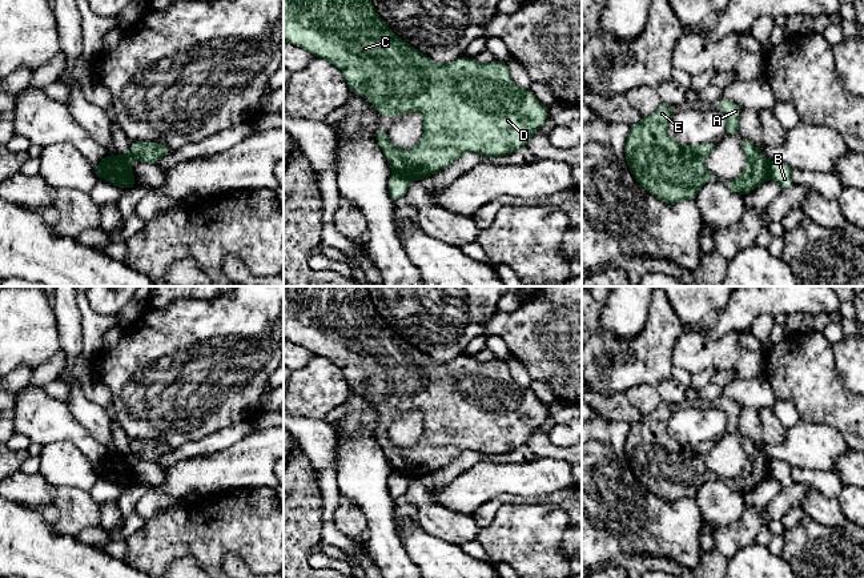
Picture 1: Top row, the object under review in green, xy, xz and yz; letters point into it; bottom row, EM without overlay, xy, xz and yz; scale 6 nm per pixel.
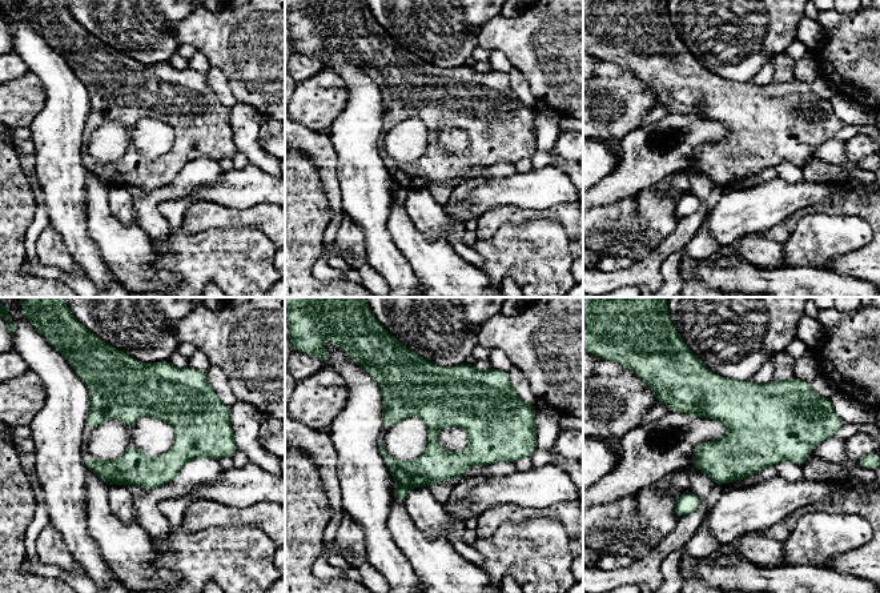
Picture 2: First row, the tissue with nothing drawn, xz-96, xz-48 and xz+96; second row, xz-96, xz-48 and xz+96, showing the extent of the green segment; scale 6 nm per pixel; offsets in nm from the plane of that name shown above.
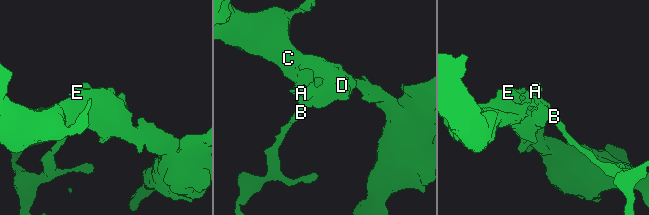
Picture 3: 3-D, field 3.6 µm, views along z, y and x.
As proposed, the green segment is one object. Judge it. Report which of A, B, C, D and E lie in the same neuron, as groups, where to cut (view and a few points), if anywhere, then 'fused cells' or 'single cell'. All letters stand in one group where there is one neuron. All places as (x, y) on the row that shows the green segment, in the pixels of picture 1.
groups A C D E / B; cut xz (394, 172), (409, 181); fused cells

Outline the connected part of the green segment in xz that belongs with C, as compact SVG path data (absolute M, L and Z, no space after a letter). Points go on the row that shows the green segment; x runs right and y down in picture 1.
M284 0L284 41L306 49L343 73L351 92L365 95L379 116L391 115L393 120L417 111L423 119L423 136L410 149L399 149L387 140L387 129L377 132L377 144L385 153L394 173L413 180L425 180L449 166L463 153L483 157L502 157L527 146L533 135L543 125L548 108L542 105L531 91L521 89L509 73L506 61L494 60L479 64L462 56L451 64L439 65L409 43L395 36L377 15L371 0Z

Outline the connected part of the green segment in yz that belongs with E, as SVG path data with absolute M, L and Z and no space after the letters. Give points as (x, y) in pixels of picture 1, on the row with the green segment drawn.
M662 104L638 124L628 127L626 143L626 161L635 180L652 196L663 202L676 204L682 200L695 200L702 186L716 177L707 170L704 160L715 143L703 145L680 145L667 132L674 111L671 105Z

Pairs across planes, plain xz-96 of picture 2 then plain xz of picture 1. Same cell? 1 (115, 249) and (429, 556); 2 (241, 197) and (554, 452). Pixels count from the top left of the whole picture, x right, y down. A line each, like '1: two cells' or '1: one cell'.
1: one cell
2: two cells

